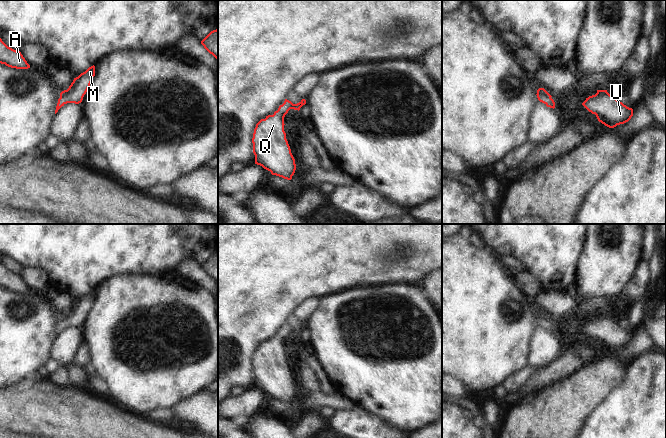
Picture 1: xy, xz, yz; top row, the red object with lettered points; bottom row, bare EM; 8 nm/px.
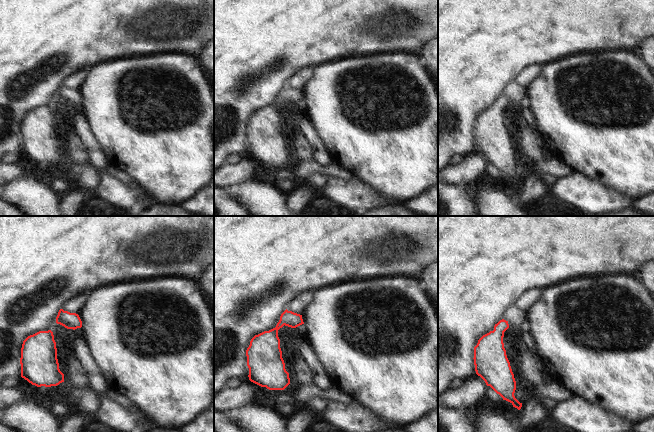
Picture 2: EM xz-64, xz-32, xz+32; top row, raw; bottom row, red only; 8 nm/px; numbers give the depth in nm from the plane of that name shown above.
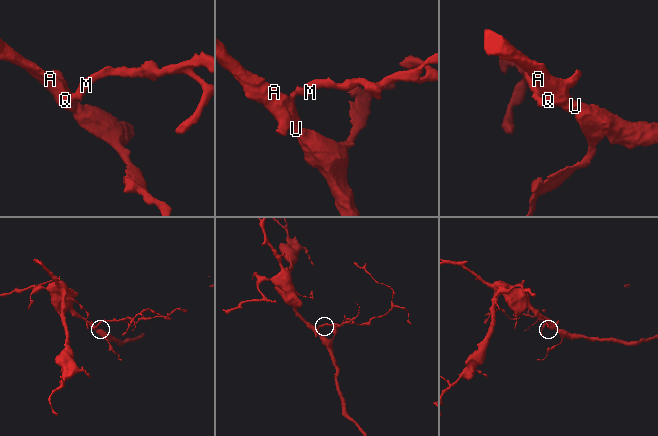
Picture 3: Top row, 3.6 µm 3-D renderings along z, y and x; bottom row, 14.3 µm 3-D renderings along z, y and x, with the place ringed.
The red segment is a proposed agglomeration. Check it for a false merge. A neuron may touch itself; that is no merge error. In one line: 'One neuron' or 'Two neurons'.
One neuron.

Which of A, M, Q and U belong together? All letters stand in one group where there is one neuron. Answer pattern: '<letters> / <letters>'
A M Q U

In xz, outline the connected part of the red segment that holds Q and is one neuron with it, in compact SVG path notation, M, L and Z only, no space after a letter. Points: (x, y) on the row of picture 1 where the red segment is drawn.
M285 99L273 115L266 116L256 124L252 138L255 164L272 175L291 180L295 173L296 164L286 139L284 117L290 109L299 111L305 104L305 99L297 104Z

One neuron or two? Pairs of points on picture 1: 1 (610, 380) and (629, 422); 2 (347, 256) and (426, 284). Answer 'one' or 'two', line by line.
1: two
2: two

